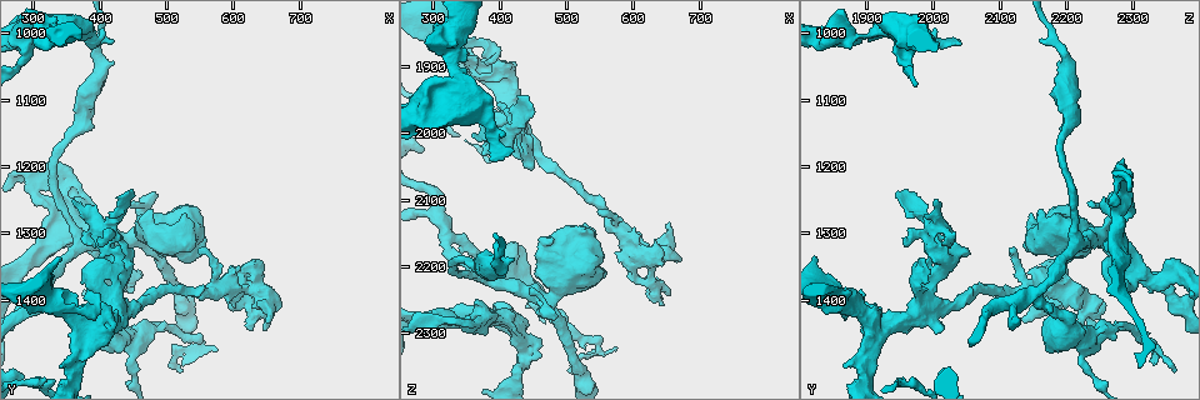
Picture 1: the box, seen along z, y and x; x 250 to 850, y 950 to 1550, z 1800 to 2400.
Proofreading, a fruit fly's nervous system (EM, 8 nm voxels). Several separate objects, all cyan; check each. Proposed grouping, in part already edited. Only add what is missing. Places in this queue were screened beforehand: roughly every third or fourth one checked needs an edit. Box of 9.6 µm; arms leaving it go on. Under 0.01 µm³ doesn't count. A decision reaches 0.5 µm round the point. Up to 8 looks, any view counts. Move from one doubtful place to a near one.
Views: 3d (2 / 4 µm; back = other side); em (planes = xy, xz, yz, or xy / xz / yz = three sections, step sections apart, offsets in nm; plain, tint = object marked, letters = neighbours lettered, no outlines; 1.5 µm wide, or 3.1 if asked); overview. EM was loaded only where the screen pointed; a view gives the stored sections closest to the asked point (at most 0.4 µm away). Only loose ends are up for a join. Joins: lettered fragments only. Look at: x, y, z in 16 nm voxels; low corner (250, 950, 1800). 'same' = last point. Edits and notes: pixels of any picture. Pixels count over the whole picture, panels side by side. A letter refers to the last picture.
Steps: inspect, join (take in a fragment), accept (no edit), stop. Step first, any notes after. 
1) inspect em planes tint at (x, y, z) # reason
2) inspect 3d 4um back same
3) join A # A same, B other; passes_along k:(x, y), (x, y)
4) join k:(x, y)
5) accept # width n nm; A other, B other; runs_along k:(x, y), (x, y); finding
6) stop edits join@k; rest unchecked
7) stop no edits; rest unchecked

inspect 3d 4um at (450, 1330, 2055) # free end

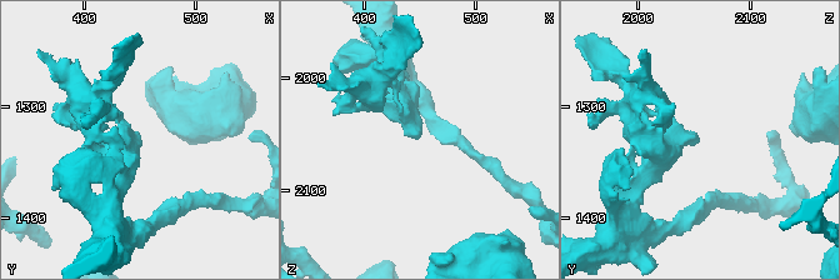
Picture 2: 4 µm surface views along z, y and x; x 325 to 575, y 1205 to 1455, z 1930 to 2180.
inspect em yz step 8 plain at (446, 1334, 2056)

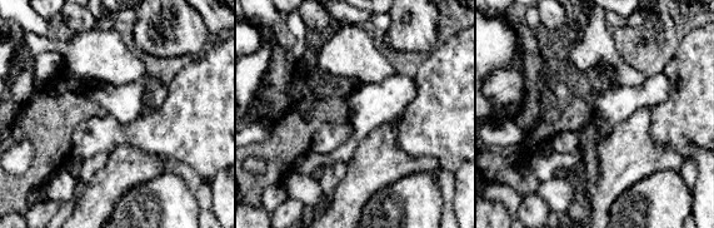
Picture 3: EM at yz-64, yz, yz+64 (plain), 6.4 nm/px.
inspect em yz step 8 letters same # see the neighbours

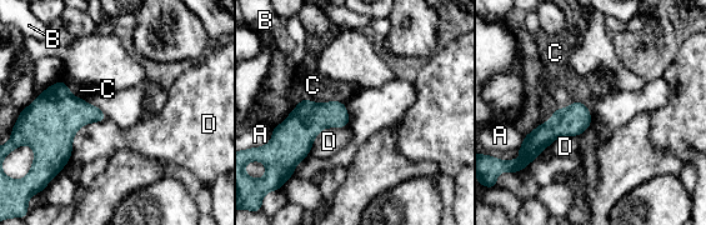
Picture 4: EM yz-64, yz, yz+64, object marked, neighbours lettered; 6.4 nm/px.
accept # A other, B other, C other, D other; border 4:(106, 118), (75, 133), (69, 159); none of them fits

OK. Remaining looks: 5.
inspect 3d 4um at (360, 1250, 2005) # branch stops here

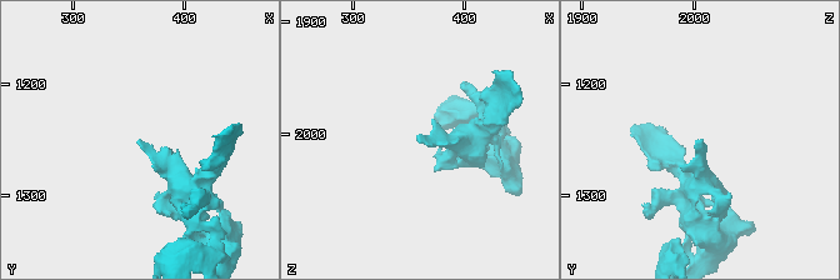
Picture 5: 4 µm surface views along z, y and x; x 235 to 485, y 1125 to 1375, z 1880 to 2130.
inspect em planes letters at (360, 1250, 2006) # need the tissue

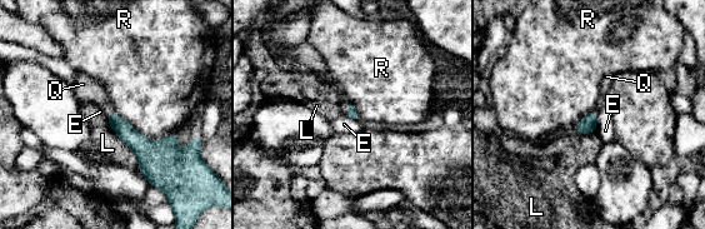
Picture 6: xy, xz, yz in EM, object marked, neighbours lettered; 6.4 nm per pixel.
join Q # longest_contact R 440 nm; E other, L other, Q same, R other; the neuron continues

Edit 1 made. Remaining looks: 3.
inspect em planes tint at (610, 1415, 2220) # stops while still wide

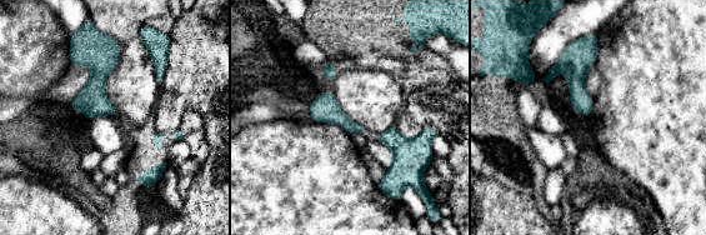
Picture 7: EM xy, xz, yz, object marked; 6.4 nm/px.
inspect em planes letters same # what lies round it

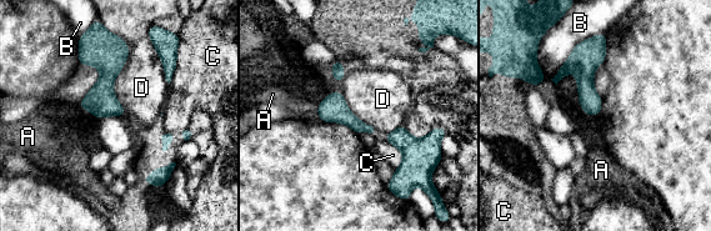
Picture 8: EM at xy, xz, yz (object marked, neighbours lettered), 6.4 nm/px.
accept # longest_contact D 500 nm; A other, B other, C other, D other; none of them fits

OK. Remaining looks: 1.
stop edits join@6; rest unchecked

